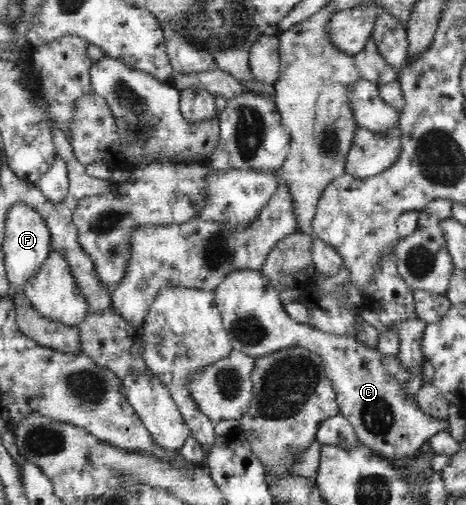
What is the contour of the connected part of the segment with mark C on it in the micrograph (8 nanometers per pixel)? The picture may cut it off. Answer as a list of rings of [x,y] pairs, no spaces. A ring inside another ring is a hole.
[[[262,270],[232,271],[214,289],[214,294],[216,304],[222,315],[223,327],[229,334],[233,350],[245,352],[253,358],[266,356],[274,351],[297,347],[304,347],[310,352],[318,354],[336,391],[340,414],[346,417],[354,427],[358,441],[364,443],[371,451],[377,452],[377,455],[392,461],[394,467],[400,467],[402,471],[406,469],[406,473],[409,473],[411,468],[407,466],[407,461],[413,459],[419,453],[421,445],[436,433],[449,429],[447,419],[439,421],[427,415],[421,411],[415,395],[405,396],[402,384],[413,379],[415,375],[412,375],[406,367],[400,364],[398,355],[385,356],[382,359],[378,349],[367,348],[353,335],[325,333],[308,324],[297,323],[287,315],[278,291],[271,285],[269,278],[265,277]]]

